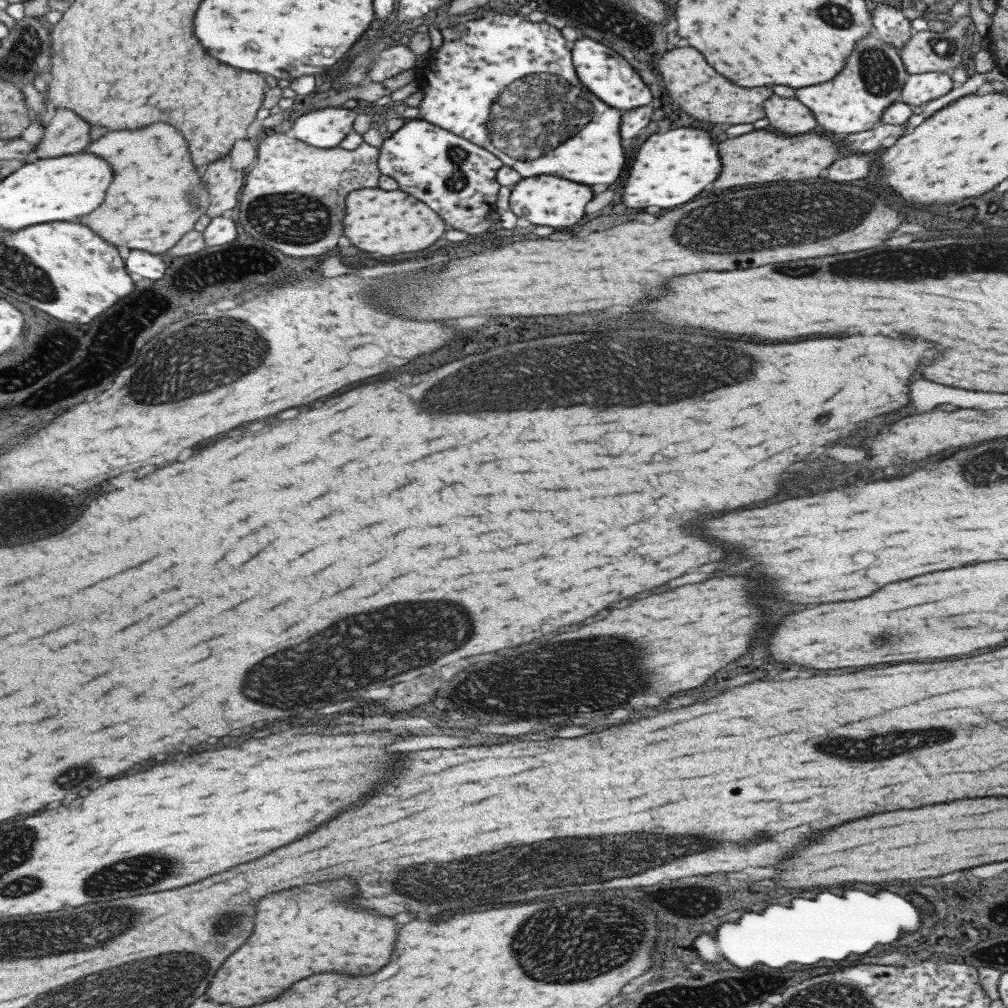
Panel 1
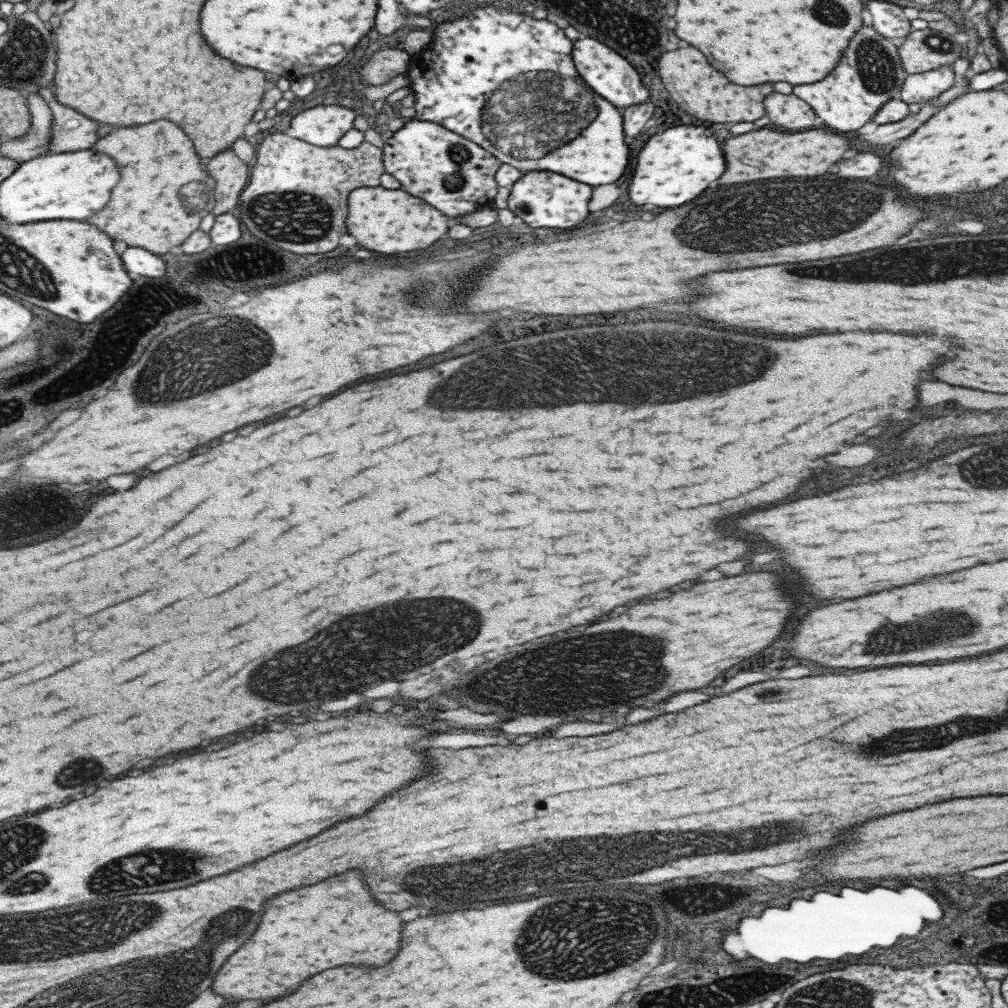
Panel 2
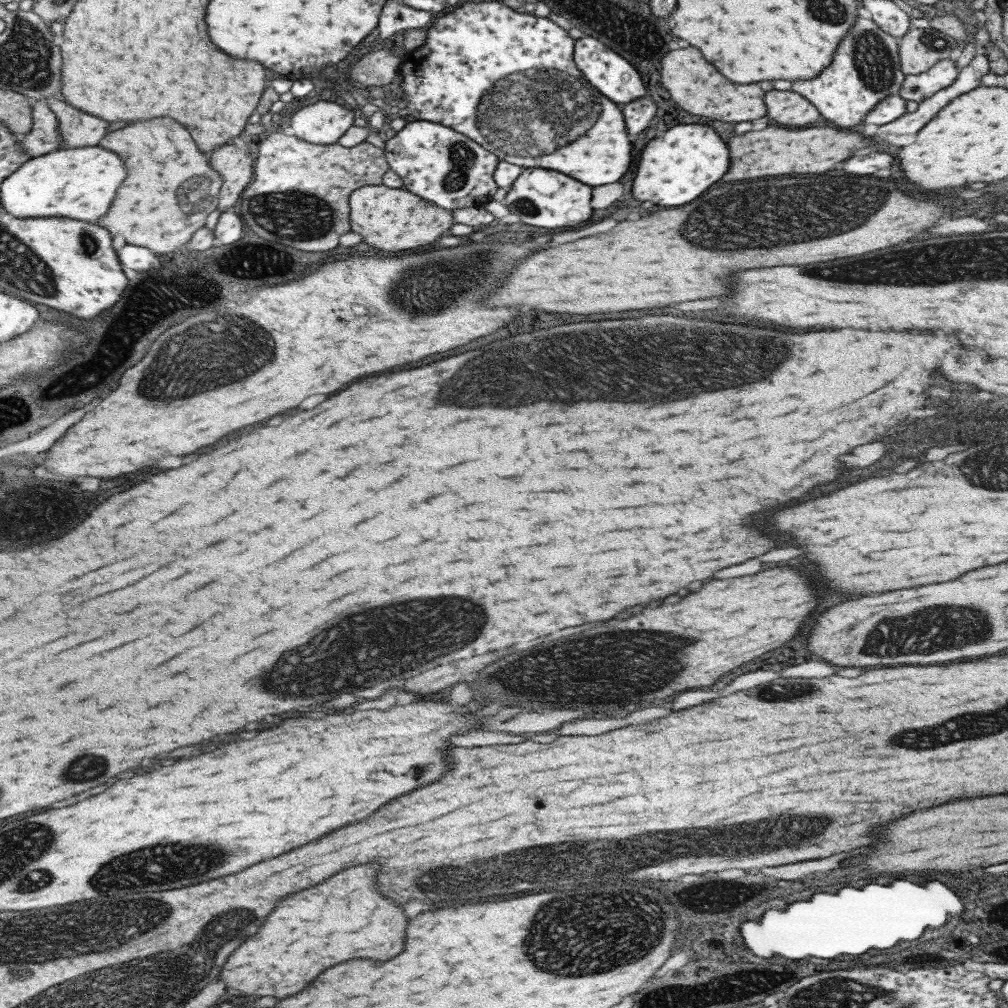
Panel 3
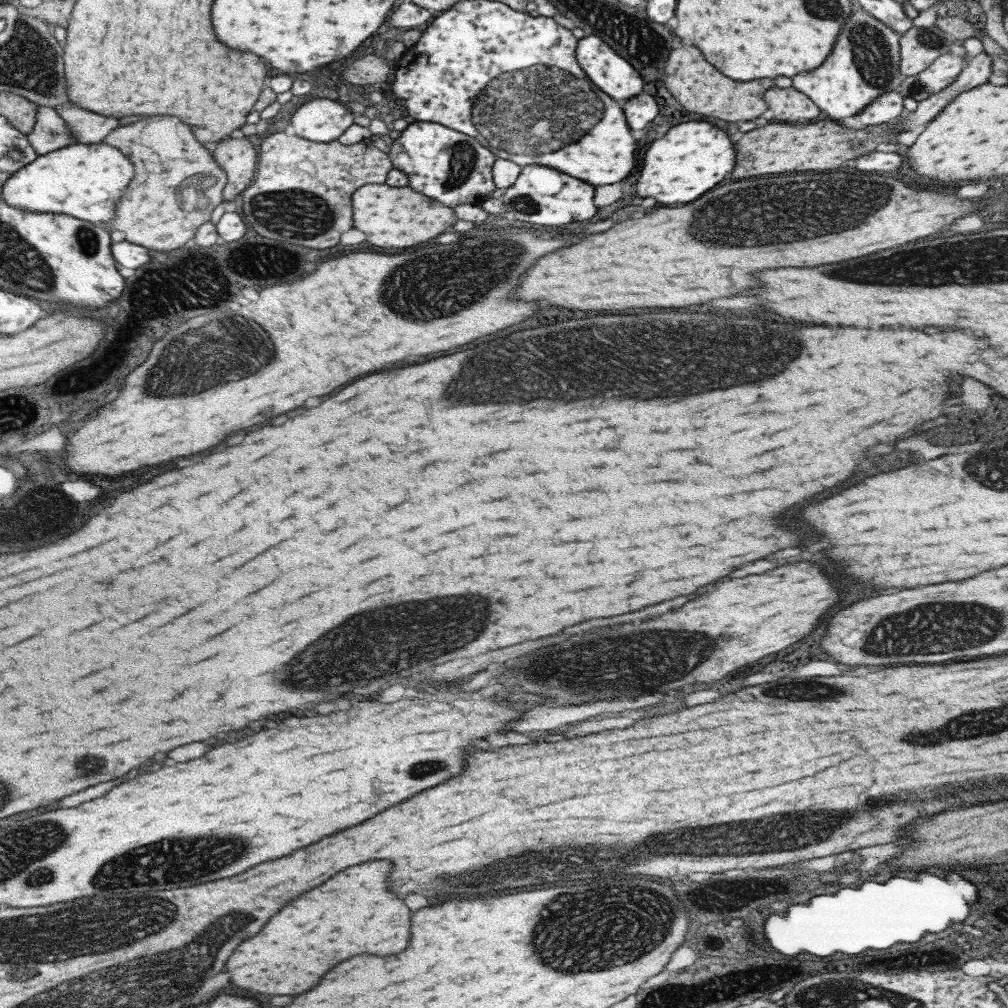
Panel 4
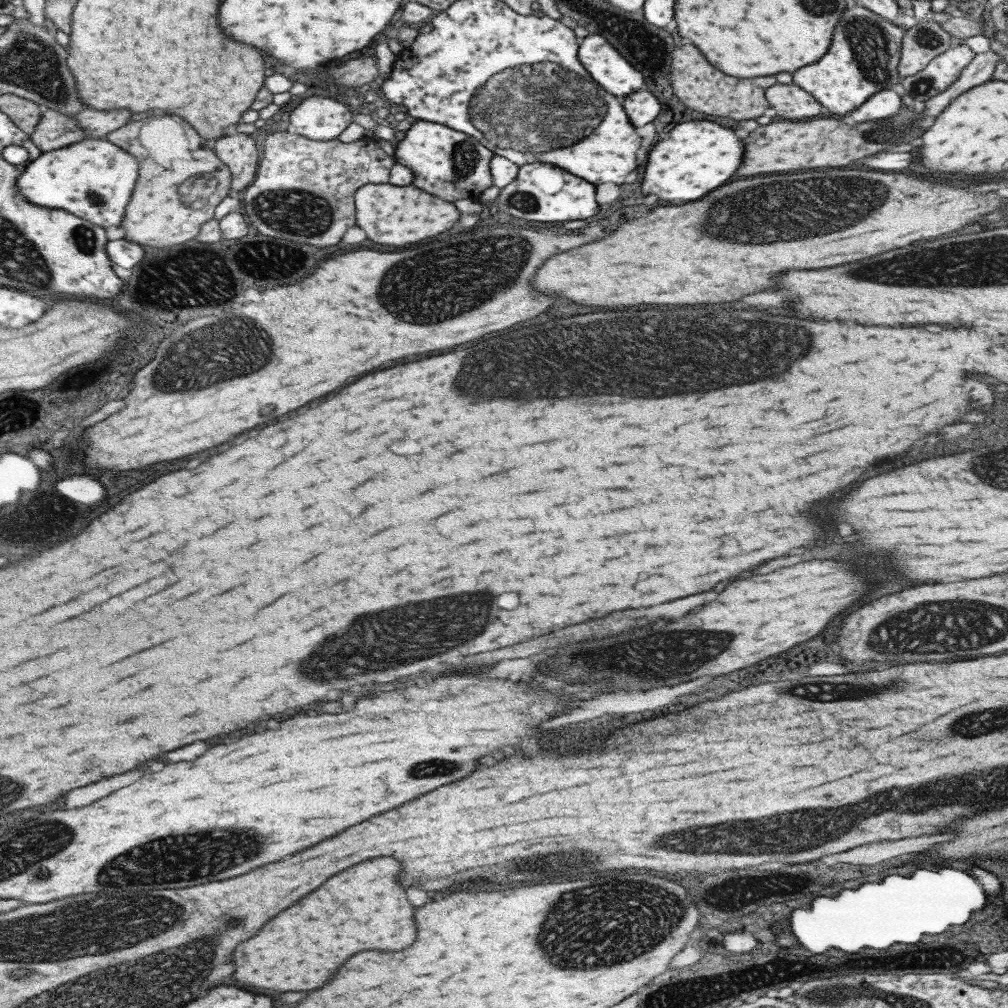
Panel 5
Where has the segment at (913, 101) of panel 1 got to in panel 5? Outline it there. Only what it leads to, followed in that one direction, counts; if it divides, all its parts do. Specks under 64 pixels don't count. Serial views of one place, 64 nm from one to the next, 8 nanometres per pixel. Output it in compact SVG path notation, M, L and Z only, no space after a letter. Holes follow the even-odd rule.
M958 44L932 58L923 70L901 78L901 88L917 103L943 92L975 55L965 44Z

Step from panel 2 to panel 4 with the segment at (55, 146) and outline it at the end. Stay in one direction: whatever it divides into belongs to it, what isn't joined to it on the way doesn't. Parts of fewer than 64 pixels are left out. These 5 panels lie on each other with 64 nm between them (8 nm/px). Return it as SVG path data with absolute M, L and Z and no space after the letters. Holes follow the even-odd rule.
M57 105L54 110L67 124L69 134L73 136L72 144L97 144L117 126L115 118L105 118L81 108Z

